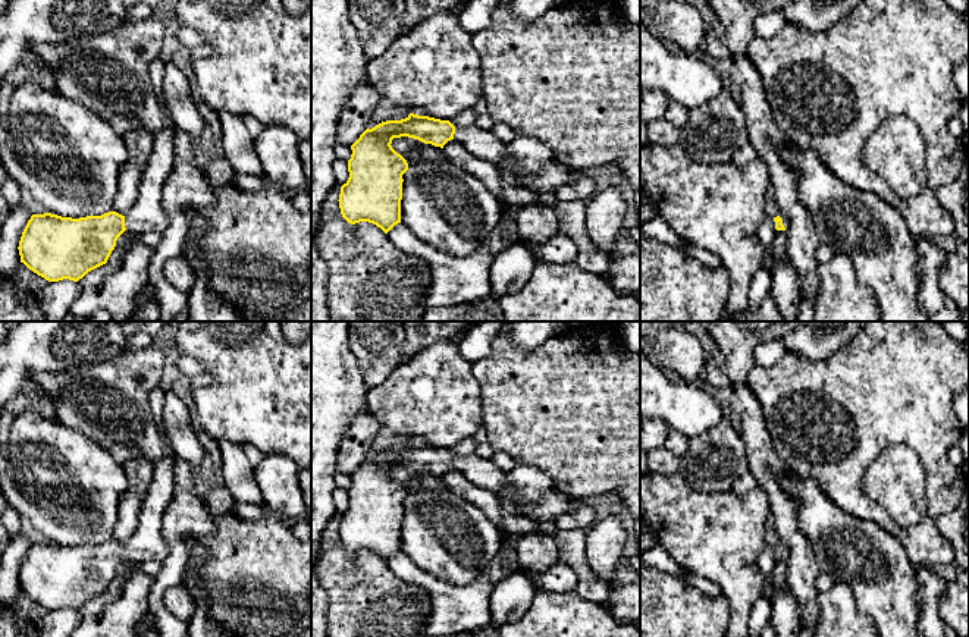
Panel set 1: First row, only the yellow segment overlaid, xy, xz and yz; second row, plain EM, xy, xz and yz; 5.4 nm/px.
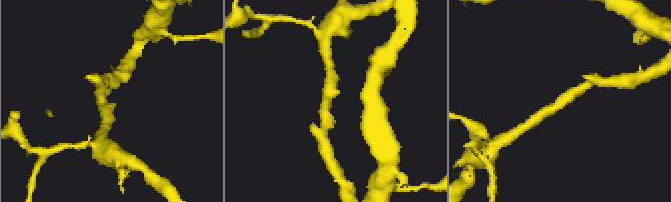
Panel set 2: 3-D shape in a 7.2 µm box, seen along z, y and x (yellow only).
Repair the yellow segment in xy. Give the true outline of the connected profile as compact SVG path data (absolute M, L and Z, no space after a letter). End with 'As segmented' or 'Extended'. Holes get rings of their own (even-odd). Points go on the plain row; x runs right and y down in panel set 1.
M167 456L154 464L137 531L125 545L116 540L79 547L32 543L18 575L21 592L48 611L78 611L107 592L125 559L162 562L167 556L162 517L173 498L173 462L175 458Z. Extended

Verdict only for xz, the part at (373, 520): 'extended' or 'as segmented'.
extended

